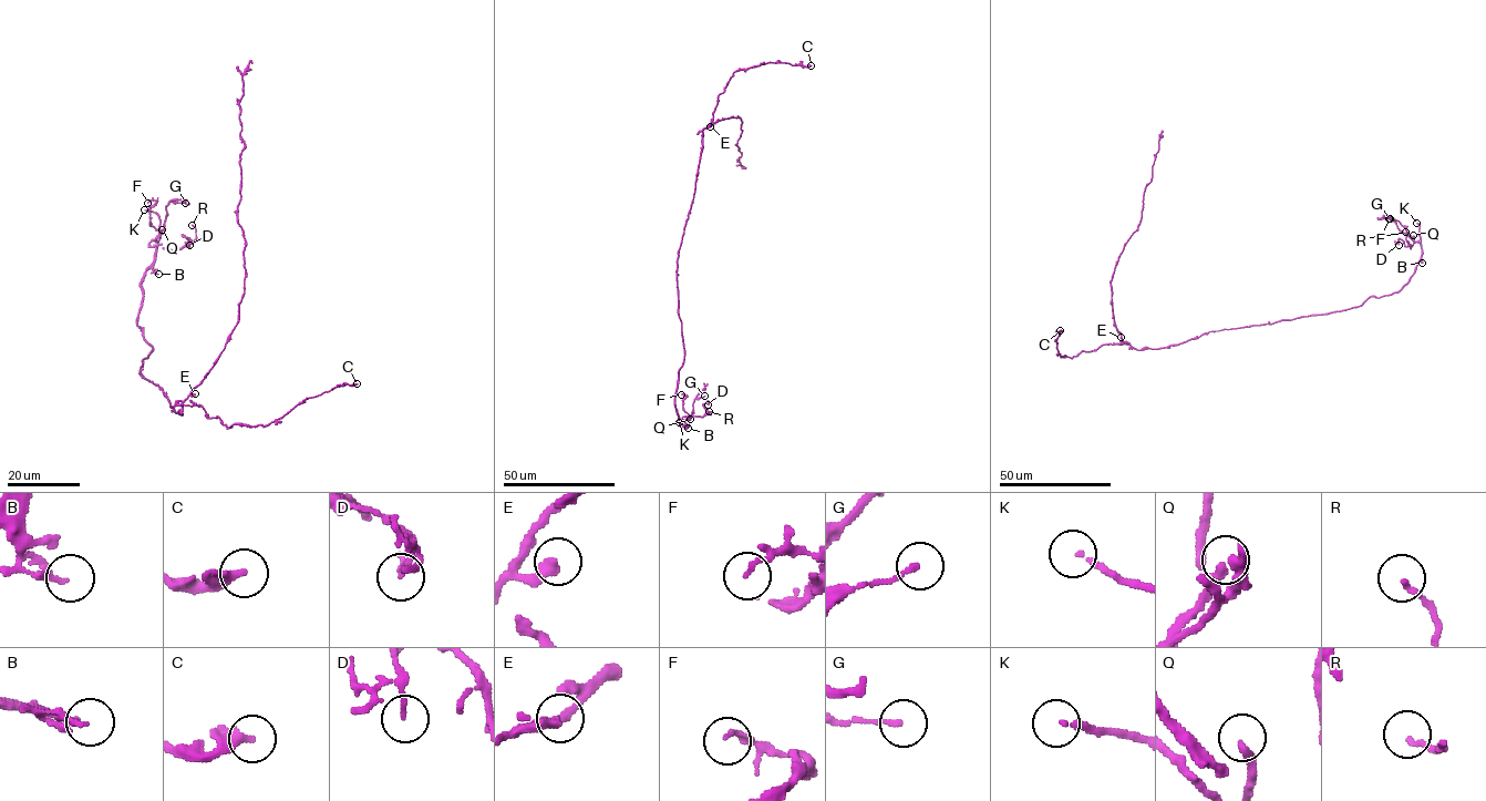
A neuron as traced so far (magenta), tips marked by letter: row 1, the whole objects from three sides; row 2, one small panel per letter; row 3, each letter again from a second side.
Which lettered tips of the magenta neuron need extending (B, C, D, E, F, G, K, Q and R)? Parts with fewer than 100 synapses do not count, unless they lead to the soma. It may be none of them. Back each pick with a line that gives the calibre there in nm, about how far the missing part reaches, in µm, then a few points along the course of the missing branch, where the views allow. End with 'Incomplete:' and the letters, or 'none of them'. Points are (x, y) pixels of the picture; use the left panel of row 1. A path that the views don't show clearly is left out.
K: 170 nm thick; about 8 µm are missing; missing branch runs (144, 209), (154, 198), (164, 195)
Incomplete: K

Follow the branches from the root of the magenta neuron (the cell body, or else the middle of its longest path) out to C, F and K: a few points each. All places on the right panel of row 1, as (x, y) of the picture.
C: (1201, 335), (1158, 348), (1136, 349), (1126, 341), (1102, 343), (1070, 358), (1059, 352), (1055, 340), (1060, 330)
F: (1201, 335), (1341, 311), (1359, 307), (1371, 296), (1397, 293), (1413, 273), (1422, 249), (1419, 243), (1389, 218)
K: (1201, 335), (1341, 311), (1359, 307), (1371, 296), (1397, 293), (1407, 281), (1422, 254), (1416, 223)

